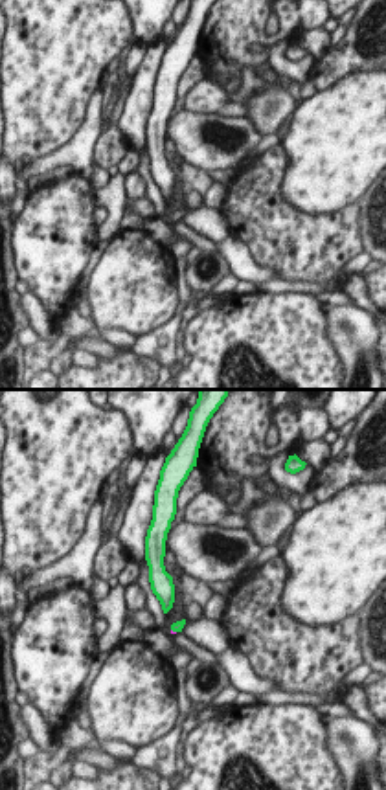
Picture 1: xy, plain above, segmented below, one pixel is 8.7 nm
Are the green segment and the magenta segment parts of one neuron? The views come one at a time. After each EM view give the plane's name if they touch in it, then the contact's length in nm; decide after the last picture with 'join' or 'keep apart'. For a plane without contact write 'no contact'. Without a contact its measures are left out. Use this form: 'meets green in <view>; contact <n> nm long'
meets green in xy; contact 60 nm long

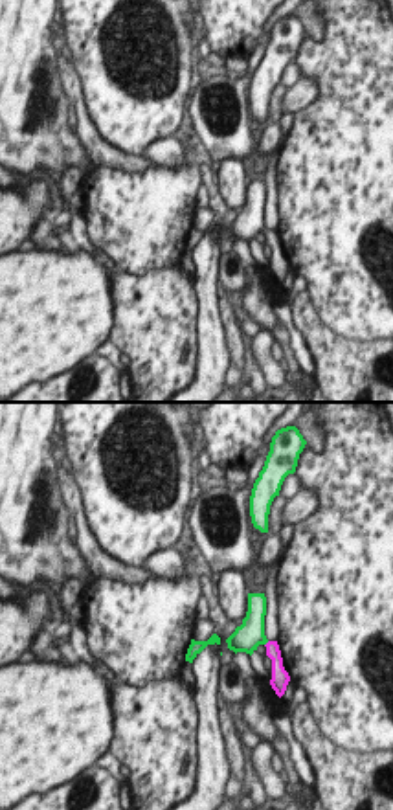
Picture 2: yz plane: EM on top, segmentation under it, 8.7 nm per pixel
no contact

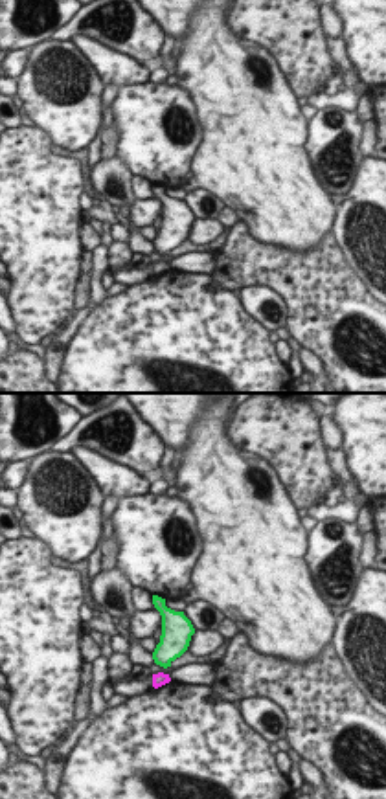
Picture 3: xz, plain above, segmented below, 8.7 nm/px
no contact

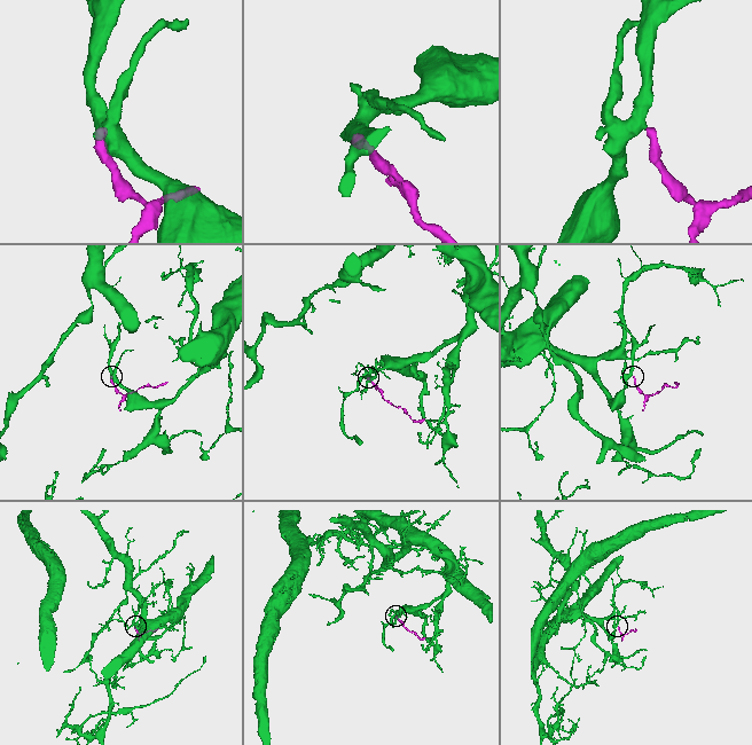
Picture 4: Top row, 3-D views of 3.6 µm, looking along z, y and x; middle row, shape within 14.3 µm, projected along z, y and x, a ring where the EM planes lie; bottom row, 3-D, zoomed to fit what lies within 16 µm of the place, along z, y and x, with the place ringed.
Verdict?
join

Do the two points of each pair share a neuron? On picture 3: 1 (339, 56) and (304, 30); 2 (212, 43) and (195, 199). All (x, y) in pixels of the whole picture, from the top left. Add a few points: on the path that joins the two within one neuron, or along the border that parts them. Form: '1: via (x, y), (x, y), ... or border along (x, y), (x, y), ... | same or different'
1: border along (324, 35), (328, 54), (339, 70) | different
2: border along (190, 190), (206, 190), (225, 206) | different

